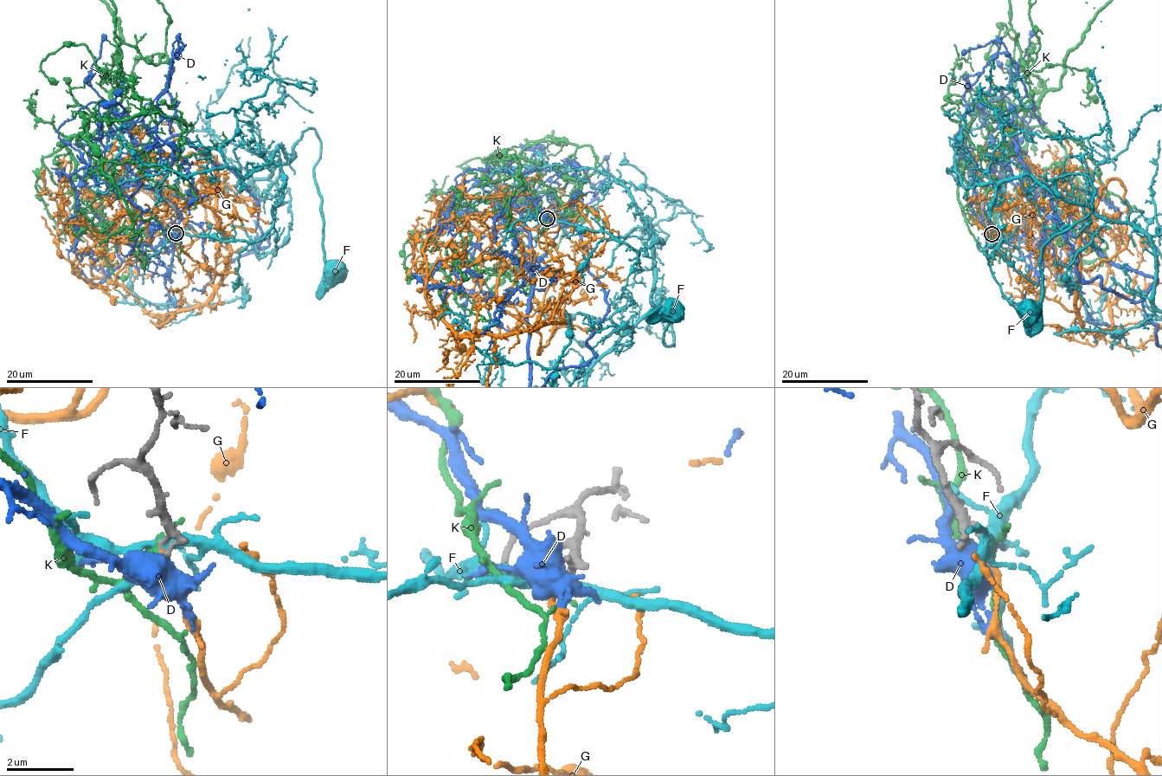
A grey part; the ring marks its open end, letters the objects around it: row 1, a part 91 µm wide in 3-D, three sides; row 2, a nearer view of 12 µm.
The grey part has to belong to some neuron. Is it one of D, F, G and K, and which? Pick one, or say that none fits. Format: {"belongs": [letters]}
{"belongs": ["G"]}

